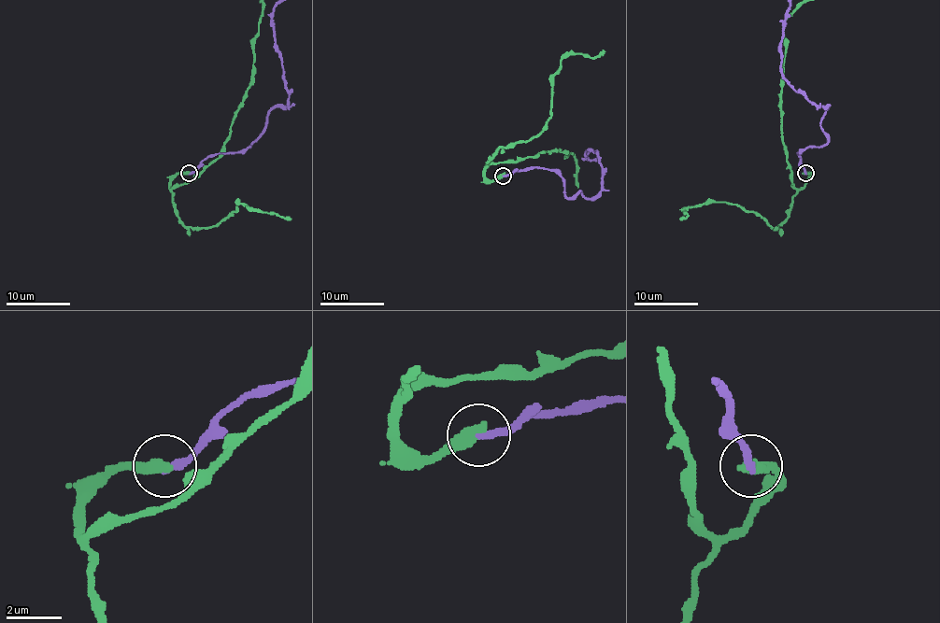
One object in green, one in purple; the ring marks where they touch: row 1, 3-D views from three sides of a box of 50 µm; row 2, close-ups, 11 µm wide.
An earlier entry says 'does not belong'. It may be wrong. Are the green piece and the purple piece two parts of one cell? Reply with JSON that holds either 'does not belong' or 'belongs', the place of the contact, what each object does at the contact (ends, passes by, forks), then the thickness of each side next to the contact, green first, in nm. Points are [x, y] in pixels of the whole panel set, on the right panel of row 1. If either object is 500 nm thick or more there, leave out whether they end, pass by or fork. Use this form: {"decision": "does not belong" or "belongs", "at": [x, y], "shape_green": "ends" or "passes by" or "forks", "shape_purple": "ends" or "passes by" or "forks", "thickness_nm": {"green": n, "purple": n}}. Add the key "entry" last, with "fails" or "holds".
{"decision": "does not belong", "at": [805, 173], "shape_green": "ends", "shape_purple": "ends", "thickness_nm": {"green": 440, "purple": 280}, "entry": "holds"}

